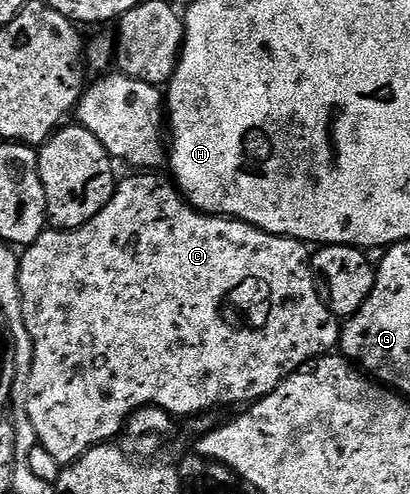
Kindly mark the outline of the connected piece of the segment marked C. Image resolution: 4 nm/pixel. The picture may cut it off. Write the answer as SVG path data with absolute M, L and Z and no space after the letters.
M159 174L131 175L135 176L128 180L120 179L116 183L108 204L95 217L77 229L44 230L33 243L26 245L19 258L21 310L29 338L33 342L33 366L27 375L25 397L27 417L29 422L33 422L37 444L62 466L79 460L99 444L114 441L115 435L124 431L131 413L138 408L164 408L172 417L179 418L207 414L212 411L210 408L219 408L222 404L246 405L262 400L304 364L328 355L339 343L340 321L319 296L315 276L311 272L309 248L304 241L295 240L292 236L274 236L271 232L262 232L243 220L198 212L184 200L183 193L170 179L162 180L155 176Z

